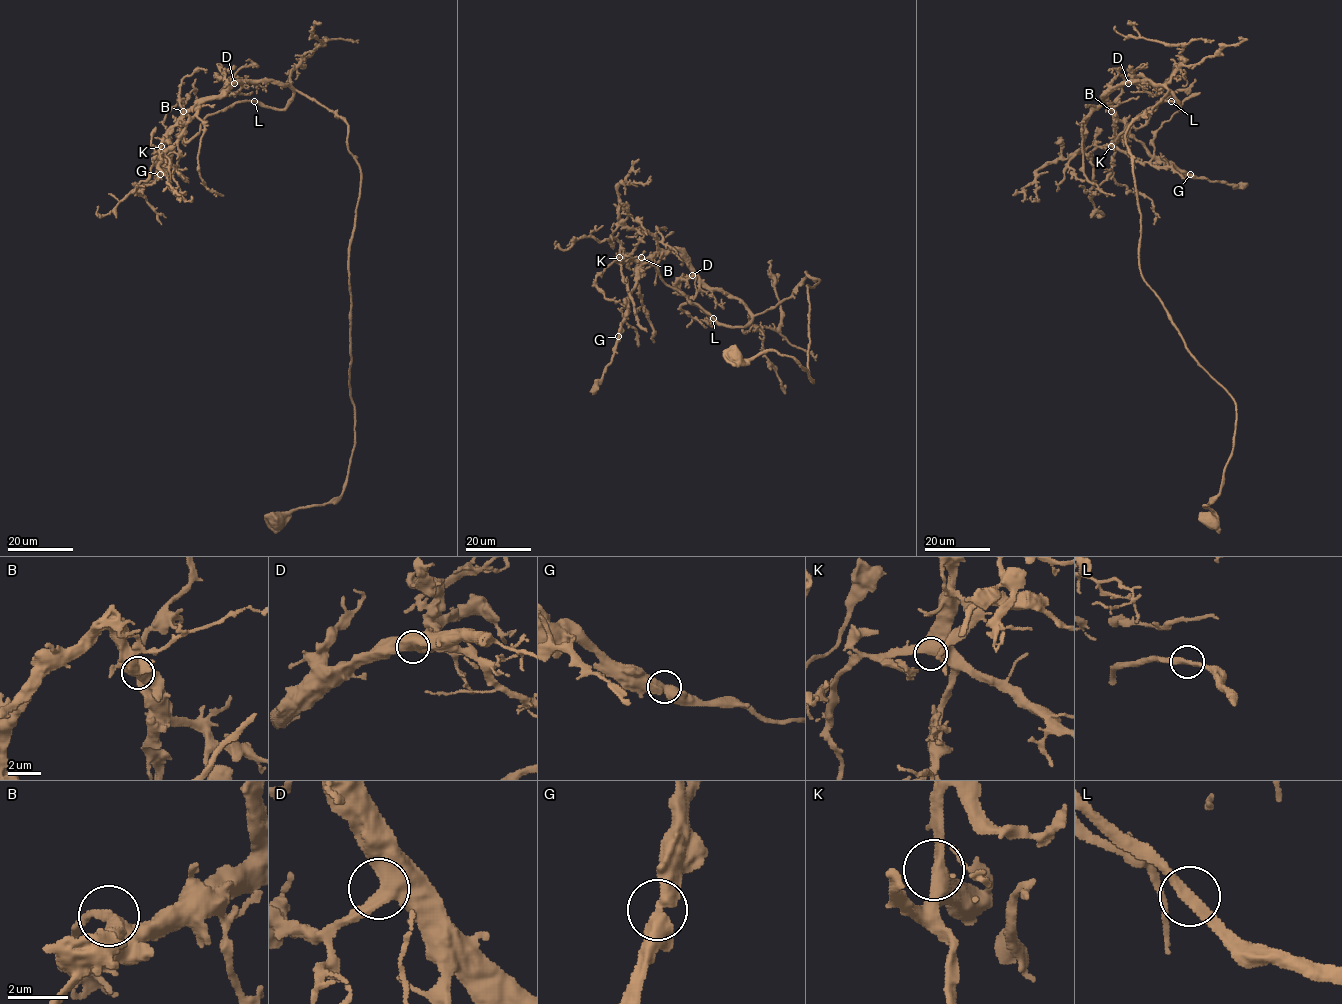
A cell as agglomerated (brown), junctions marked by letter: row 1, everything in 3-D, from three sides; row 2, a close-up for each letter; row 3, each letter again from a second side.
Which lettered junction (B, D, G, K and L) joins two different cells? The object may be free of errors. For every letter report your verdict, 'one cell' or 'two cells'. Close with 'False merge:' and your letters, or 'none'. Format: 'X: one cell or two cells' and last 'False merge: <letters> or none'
B: one cell
D: one cell
G: one cell
K: one cell
L: one cell
False merge: none

